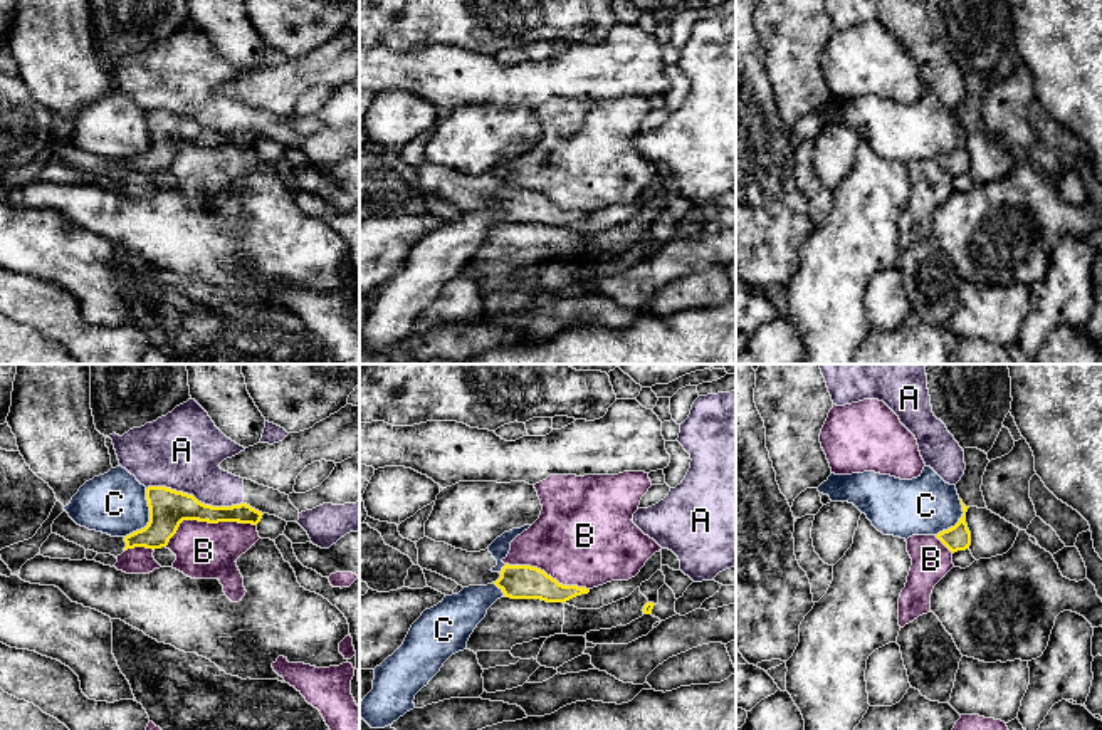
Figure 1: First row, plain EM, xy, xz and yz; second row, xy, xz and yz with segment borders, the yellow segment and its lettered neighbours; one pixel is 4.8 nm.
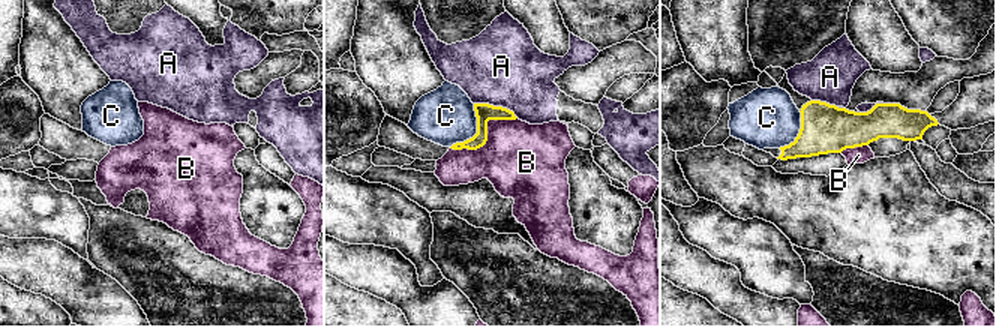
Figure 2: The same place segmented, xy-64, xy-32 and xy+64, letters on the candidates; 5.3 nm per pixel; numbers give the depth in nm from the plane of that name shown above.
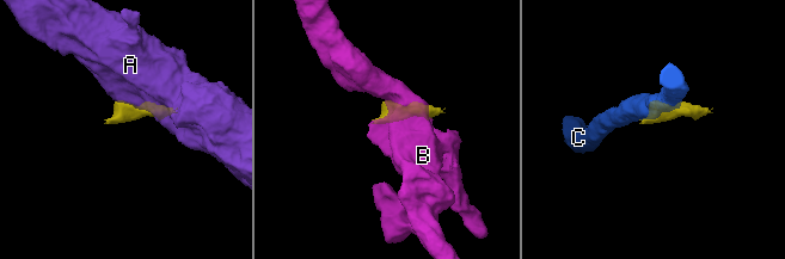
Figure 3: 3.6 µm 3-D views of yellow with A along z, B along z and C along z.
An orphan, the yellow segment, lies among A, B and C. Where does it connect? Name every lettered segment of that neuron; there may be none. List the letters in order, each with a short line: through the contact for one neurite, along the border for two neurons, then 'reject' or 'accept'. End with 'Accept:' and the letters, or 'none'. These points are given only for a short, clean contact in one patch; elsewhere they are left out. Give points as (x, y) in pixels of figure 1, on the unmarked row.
A: xy (146, 111), (170, 111), (192, 118), (212, 130), (241, 128) | reject
B: reject
C: xy (146, 113), (148, 146), (125, 161) | reject
Accept: none

